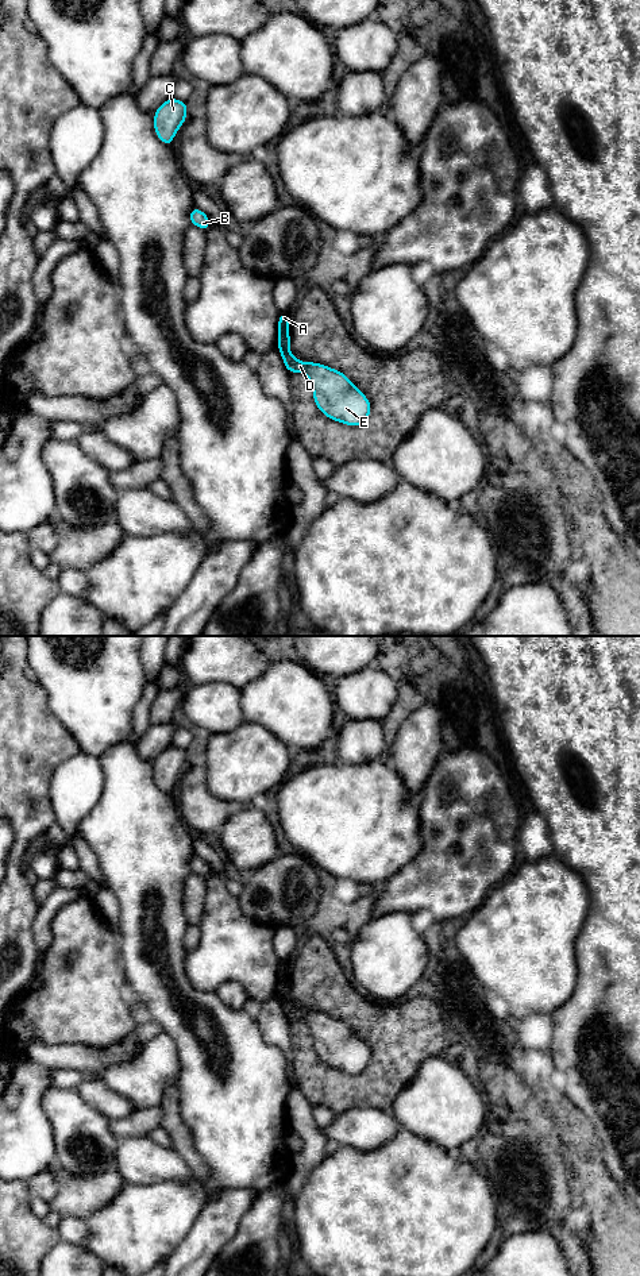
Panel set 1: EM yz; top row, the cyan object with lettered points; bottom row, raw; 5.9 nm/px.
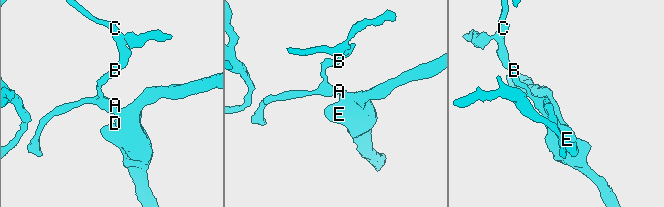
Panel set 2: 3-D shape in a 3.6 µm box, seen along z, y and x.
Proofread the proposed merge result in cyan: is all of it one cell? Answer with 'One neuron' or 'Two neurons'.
Two neurons

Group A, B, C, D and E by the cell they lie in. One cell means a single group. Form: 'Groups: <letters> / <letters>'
Groups: A B C / D E

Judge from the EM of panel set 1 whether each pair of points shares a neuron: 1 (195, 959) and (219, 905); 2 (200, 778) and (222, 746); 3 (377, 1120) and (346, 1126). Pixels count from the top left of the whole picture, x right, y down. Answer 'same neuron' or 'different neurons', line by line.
1: same neuron
2: different neurons
3: same neuron

